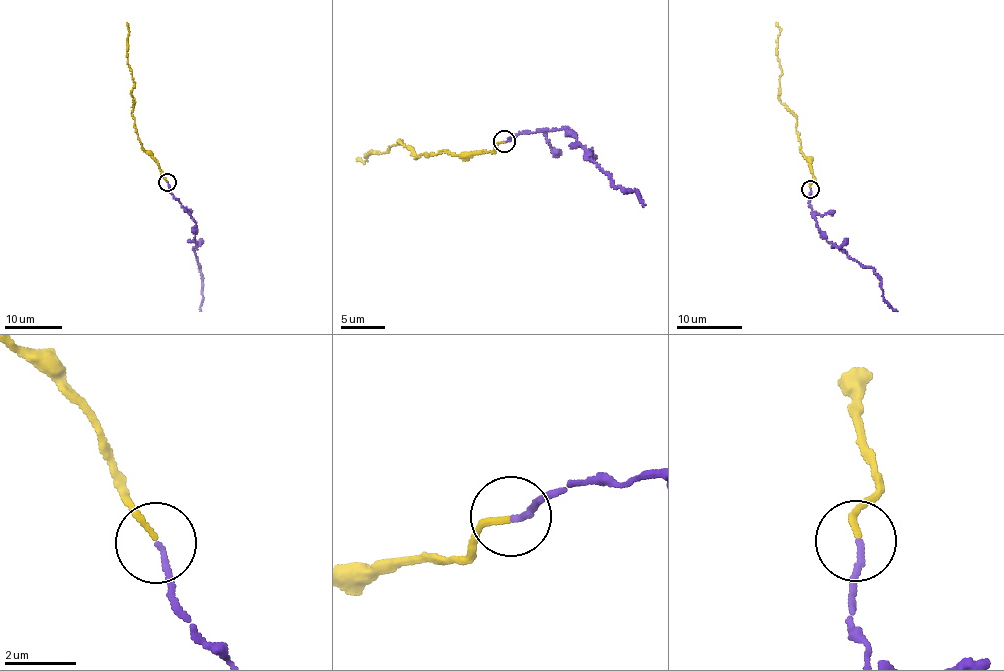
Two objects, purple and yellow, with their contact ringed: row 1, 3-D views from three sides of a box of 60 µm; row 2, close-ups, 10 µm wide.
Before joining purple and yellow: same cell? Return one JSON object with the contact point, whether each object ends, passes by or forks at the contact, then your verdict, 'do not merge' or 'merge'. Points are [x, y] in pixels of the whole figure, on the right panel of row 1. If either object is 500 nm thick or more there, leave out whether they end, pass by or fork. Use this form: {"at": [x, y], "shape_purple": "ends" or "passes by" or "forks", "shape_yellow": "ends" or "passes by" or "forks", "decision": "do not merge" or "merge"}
{"at": [810, 189], "shape_purple": "ends", "shape_yellow": "ends", "decision": "merge"}

